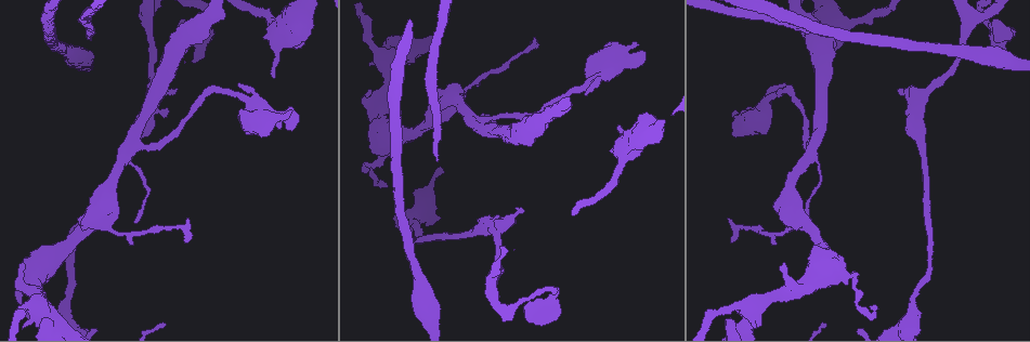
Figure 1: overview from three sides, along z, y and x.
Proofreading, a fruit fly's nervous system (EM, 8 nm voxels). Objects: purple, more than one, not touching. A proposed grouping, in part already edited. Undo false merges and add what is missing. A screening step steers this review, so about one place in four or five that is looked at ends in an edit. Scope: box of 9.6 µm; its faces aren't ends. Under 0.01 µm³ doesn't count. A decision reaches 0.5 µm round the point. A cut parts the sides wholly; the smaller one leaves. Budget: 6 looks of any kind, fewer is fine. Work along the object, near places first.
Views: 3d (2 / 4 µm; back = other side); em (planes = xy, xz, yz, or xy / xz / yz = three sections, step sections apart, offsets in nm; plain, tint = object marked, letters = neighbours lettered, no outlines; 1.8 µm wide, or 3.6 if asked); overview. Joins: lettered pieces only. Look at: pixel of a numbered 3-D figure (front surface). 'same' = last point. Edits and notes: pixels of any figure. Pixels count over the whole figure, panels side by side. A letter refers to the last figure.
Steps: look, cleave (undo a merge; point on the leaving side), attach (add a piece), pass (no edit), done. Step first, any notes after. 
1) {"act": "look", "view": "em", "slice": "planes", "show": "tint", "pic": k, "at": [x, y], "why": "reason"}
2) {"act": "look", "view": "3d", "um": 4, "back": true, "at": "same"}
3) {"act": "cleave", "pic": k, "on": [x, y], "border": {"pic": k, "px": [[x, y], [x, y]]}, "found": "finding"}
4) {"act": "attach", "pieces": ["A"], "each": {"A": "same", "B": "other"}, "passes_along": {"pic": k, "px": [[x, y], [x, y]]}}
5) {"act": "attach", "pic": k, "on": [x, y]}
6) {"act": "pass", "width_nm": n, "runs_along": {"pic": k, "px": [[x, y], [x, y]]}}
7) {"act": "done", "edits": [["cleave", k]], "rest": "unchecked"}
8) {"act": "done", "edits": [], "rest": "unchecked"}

{"act": "look", "view": "em", "slice": "planes", "show": "letters", "pic": 1, "at": [192, 60], "why": "branch stops here"}

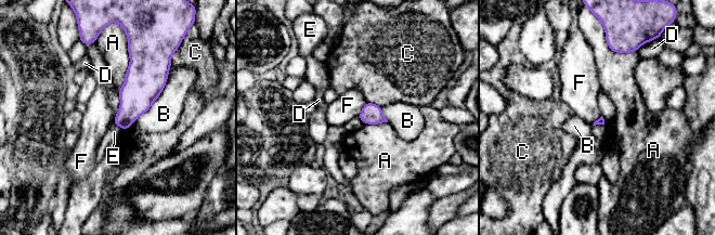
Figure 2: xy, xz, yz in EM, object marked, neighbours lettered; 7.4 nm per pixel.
{"act": "pass", "longest_contact_nm": ["B", 600], "each": {"A": "other", "B": "other", "C": "other", "D": "other", "E": "other", "F": "other"}, "found": "no lettered piece goes on from it"}

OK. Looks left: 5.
{"act": "look", "view": "3d", "um": 2, "pic": 1, "at": [437, 160]}

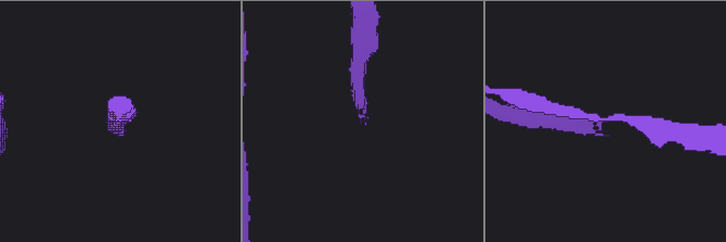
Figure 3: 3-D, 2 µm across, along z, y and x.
{"act": "look", "view": "em", "slice": "planes", "show": "letters", "pic": 3, "at": [369, 116], "why": "now the EM"}

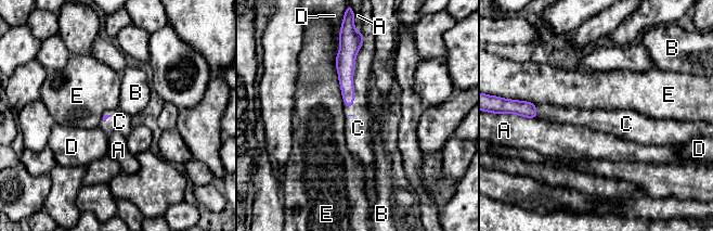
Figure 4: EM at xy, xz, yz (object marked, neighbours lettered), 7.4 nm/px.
{"act": "attach", "pieces": ["C"], "each": {"A": "other", "B": "other", "C": "same", "D": "other", "E": "other"}, "found": "the cell continues"}

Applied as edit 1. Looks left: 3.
{"act": "look", "view": "3d", "um": 2, "pic": 1, "at": [737, 229], "why": "abrupt turn"}

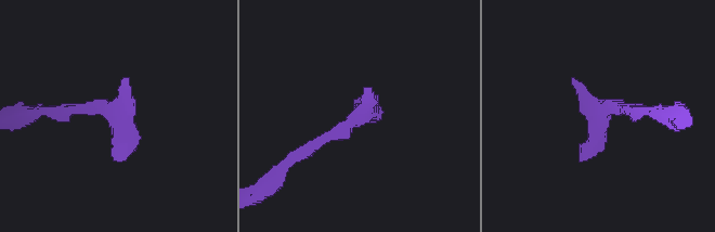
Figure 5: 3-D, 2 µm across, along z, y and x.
{"act": "look", "view": "em", "slice": "planes", "show": "letters", "pic": 5, "at": [118, 120], "why": "now the EM"}

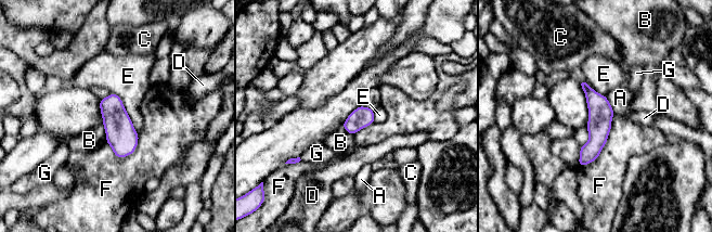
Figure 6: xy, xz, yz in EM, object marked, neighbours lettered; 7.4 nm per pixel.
{"act": "pass", "width_nm": 150, "each": {"A": "other", "B": "other", "C": "other", "D": "other", "E": "other", "F": "other", "G": "other"}, "runs_along": {"pic": 6, "px": [[584, 84], [597, 141], [581, 163]]}, "found": "continuous, no second cell"}

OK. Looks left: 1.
{"act": "done", "edits": [["attach", 4]], "rest": "unchecked"}

